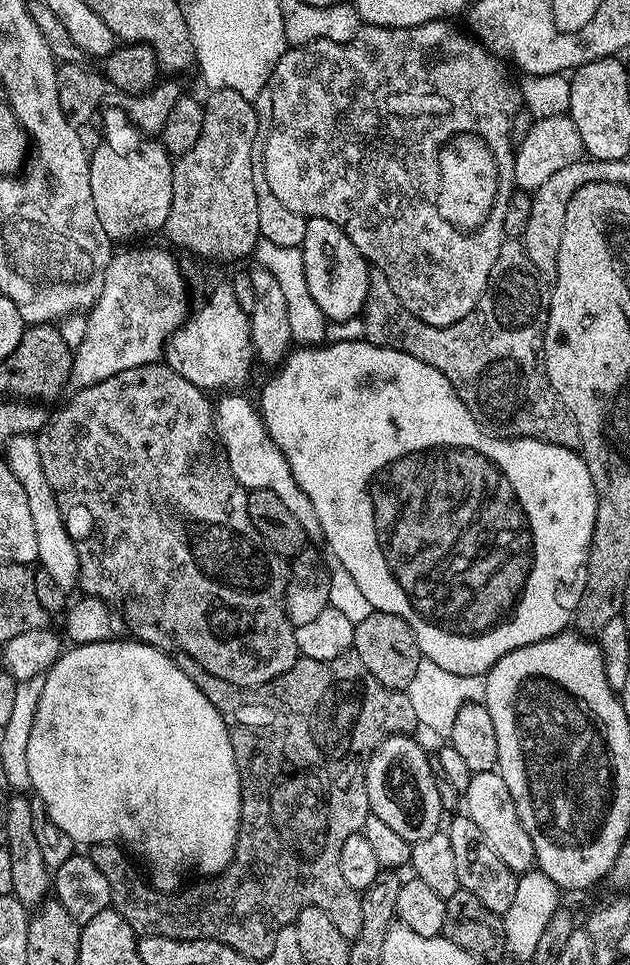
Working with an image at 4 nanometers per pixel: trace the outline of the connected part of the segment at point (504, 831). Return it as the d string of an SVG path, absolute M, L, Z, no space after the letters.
M499 771L473 773L464 793L464 808L466 814L482 830L490 846L494 847L494 852L513 872L523 873L533 865L535 861L533 842L530 841L529 832L521 825L513 795L507 789Z

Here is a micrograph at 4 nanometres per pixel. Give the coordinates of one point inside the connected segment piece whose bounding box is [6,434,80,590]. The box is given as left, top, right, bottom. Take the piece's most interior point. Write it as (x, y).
(57, 556)

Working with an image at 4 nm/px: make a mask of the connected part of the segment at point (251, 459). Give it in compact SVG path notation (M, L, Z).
M224 394L214 408L214 419L216 421L216 434L224 452L228 456L228 465L238 478L238 482L246 489L265 488L274 490L278 498L282 498L283 504L290 509L290 514L302 522L302 530L308 535L309 541L323 541L322 522L318 522L318 514L314 514L314 502L306 498L302 486L294 478L282 450L272 440L268 428L264 424L264 417L257 405L252 404L244 394Z

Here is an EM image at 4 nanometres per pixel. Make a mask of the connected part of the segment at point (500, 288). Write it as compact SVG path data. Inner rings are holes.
M505 239L498 250L498 258L494 262L494 270L490 270L488 289L482 298L458 322L445 328L435 328L422 318L410 314L406 306L394 294L394 286L390 286L390 278L382 274L375 266L369 267L368 285L366 286L366 302L362 319L364 321L364 337L369 344L382 346L390 350L398 350L426 362L426 366L434 366L454 386L458 398L462 398L469 410L481 421L489 425L497 424L509 437L545 440L547 444L557 444L573 450L580 447L580 435L574 418L560 402L560 397L550 386L548 376L544 372L544 331L548 325L548 297L546 284L538 276L538 266L530 262L530 254L526 254L523 243L519 239Z

